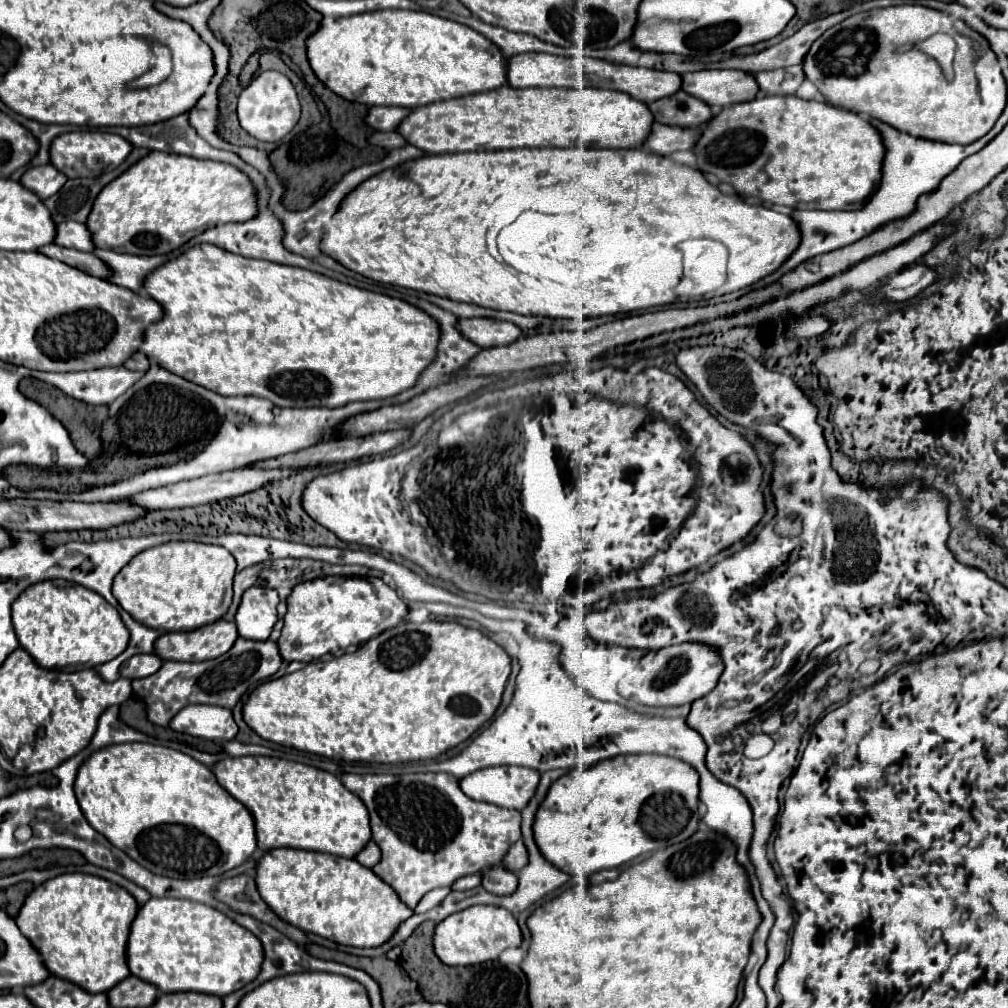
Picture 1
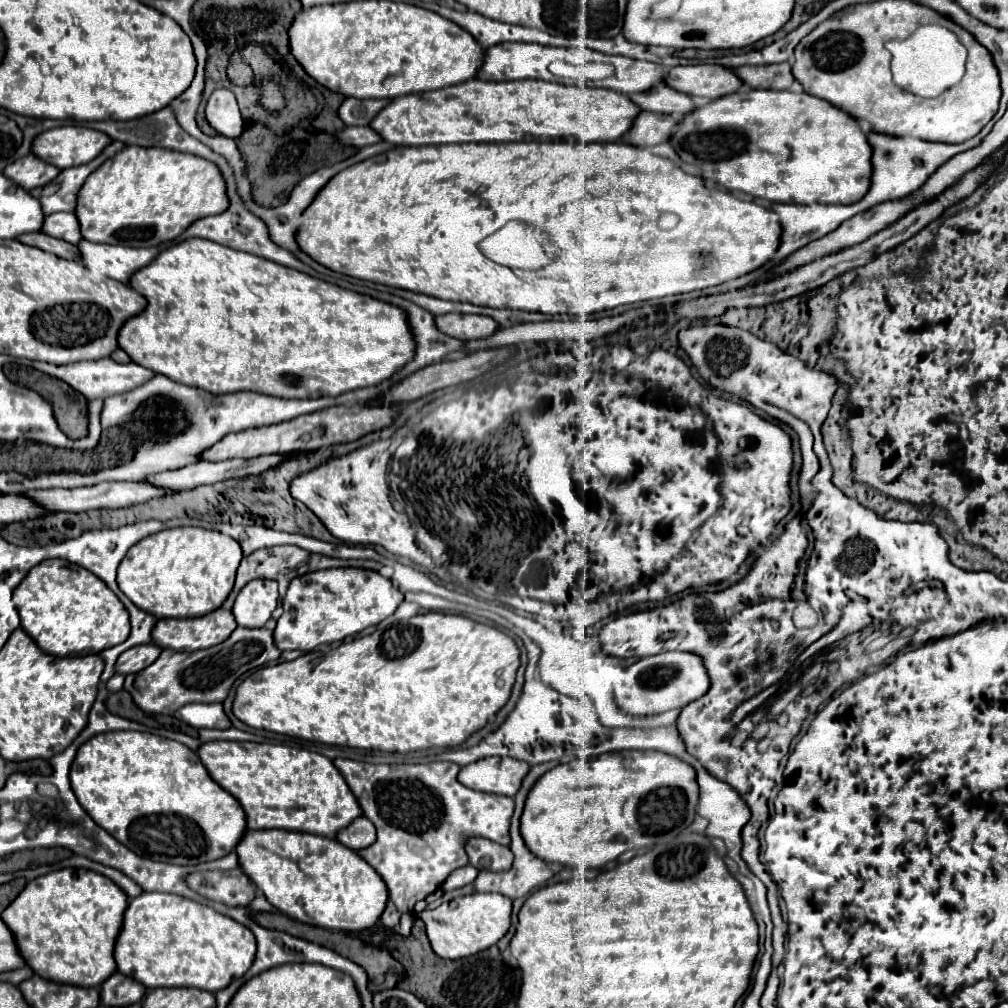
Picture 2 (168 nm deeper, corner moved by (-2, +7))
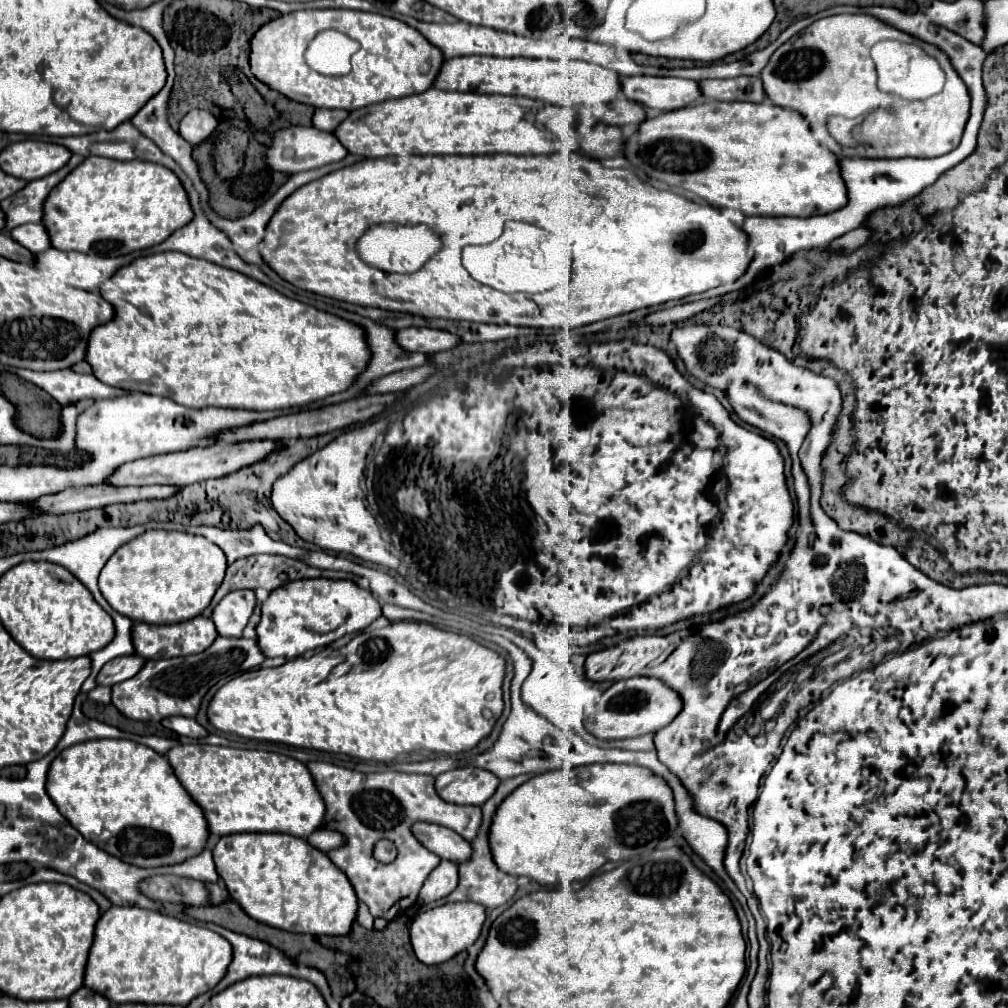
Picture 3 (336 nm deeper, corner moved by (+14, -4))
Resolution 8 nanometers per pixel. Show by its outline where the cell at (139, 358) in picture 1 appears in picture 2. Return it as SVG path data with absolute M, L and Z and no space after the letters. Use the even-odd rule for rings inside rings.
M200 238L162 250L144 270L132 274L130 286L146 296L148 306L122 324L118 332L122 350L114 350L110 358L120 364L132 360L170 380L212 394L252 390L278 398L340 396L388 380L412 360L416 350L408 322L396 306Z

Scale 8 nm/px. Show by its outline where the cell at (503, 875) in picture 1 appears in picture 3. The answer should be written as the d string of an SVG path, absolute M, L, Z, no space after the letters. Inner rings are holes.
M416 823L412 827L416 839L428 847L432 853L436 853L442 859L448 859L456 865L468 861L472 857L472 845L464 841L458 833L452 829L440 827L440 825L430 825L430 823Z

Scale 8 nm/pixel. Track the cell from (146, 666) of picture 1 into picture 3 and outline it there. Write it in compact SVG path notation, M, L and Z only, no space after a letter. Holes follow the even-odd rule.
M140 655L116 657L116 659L108 661L108 663L100 669L96 681L98 681L98 685L108 685L108 687L112 687L112 685L116 685L116 683L122 683L122 681L134 677L134 675L144 667L144 663L146 663L146 661L144 661Z

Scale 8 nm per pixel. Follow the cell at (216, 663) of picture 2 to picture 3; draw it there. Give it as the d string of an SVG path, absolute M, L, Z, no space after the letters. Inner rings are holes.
M218 637L206 651L196 655L146 661L144 669L136 673L132 681L122 681L120 685L112 687L112 705L124 717L134 721L156 723L172 715L196 717L200 703L212 685L226 675L242 675L248 669L256 669L264 663L264 659L266 657L260 653L256 639Z

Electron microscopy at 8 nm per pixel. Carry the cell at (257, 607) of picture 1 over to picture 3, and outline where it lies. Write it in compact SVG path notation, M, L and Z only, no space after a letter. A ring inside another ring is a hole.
M250 589L228 593L214 609L212 621L222 637L242 637L244 627L248 625L256 609L256 595Z

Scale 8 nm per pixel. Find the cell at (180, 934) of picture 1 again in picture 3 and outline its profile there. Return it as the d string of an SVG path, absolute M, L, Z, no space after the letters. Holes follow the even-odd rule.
M110 907L104 911L96 923L94 945L90 949L84 985L96 993L102 993L112 1003L168 1003L168 1005L182 1005L186 1007L194 997L214 989L228 965L232 961L232 947L228 941L204 927L190 925L176 917L162 915L158 911L142 909L140 907Z

